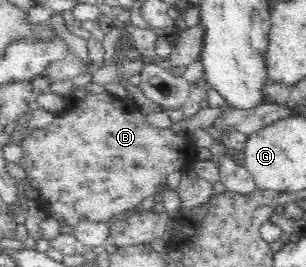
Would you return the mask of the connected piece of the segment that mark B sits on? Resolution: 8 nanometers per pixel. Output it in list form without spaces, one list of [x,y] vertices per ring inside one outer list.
[[[96,93],[90,94],[86,97],[86,101],[82,103],[73,103],[68,105],[65,111],[62,111],[60,115],[54,116],[53,122],[50,122],[46,127],[32,128],[30,132],[25,132],[25,139],[20,144],[22,151],[24,151],[24,157],[18,165],[26,172],[28,177],[34,182],[40,184],[38,188],[40,196],[44,200],[44,209],[46,209],[46,215],[51,216],[58,220],[60,225],[70,226],[72,229],[81,223],[83,220],[95,222],[95,223],[112,223],[118,215],[126,213],[131,209],[136,209],[138,205],[142,205],[142,201],[147,197],[160,195],[162,191],[168,186],[168,175],[174,173],[180,169],[180,164],[183,161],[183,152],[188,151],[190,140],[188,137],[178,135],[169,128],[158,128],[156,125],[150,125],[147,122],[146,117],[142,112],[128,111],[126,103],[113,99],[110,94]]]

